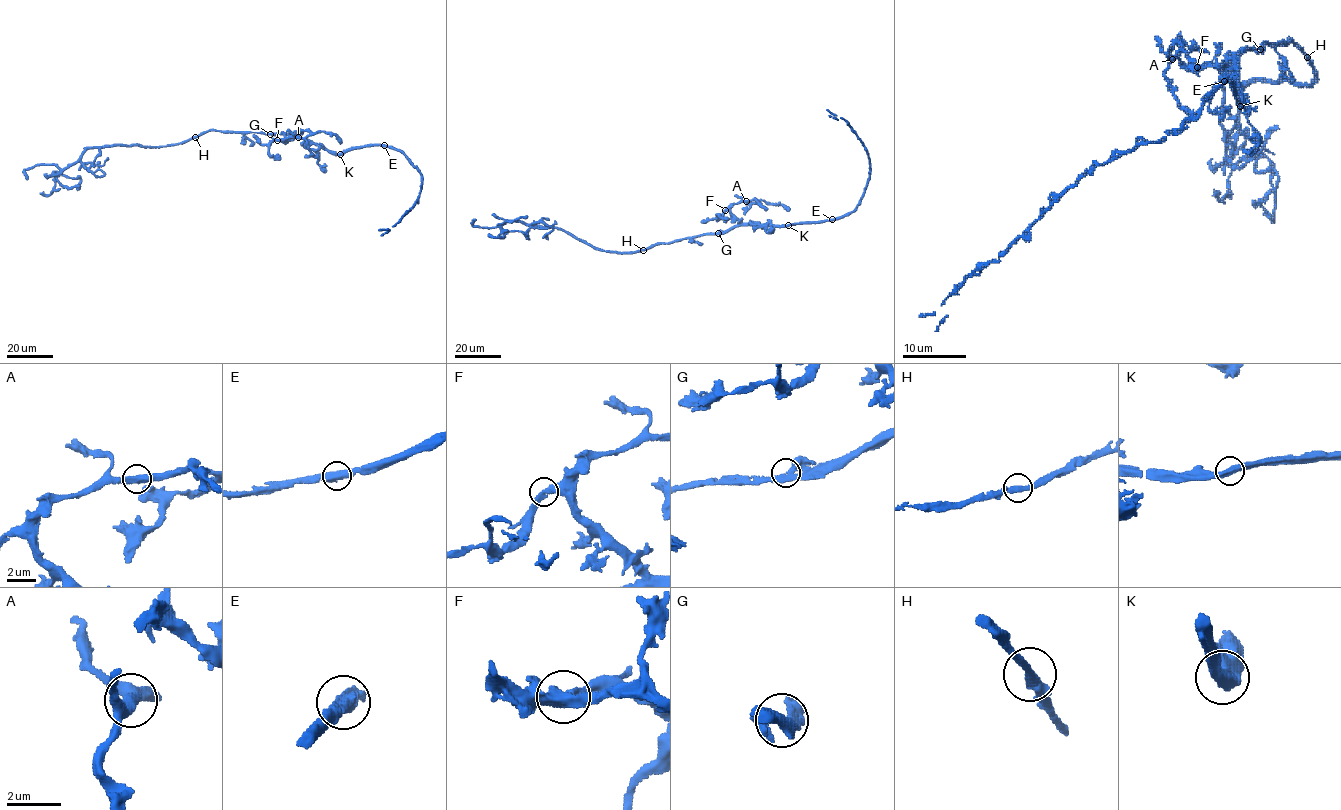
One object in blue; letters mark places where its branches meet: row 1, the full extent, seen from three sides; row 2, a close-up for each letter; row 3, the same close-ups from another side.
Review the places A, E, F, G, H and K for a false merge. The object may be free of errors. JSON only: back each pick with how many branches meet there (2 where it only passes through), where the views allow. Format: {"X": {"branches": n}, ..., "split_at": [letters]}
{"split_at": []}

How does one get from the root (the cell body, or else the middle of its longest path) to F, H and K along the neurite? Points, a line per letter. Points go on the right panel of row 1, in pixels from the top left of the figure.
F: (1262, 49), (1239, 50), (1222, 66), (1196, 66)
H: (1262, 49), (1265, 44), (1279, 44), (1289, 39), (1308, 57)
K: (1262, 49), (1247, 49), (1236, 58), (1239, 106)

